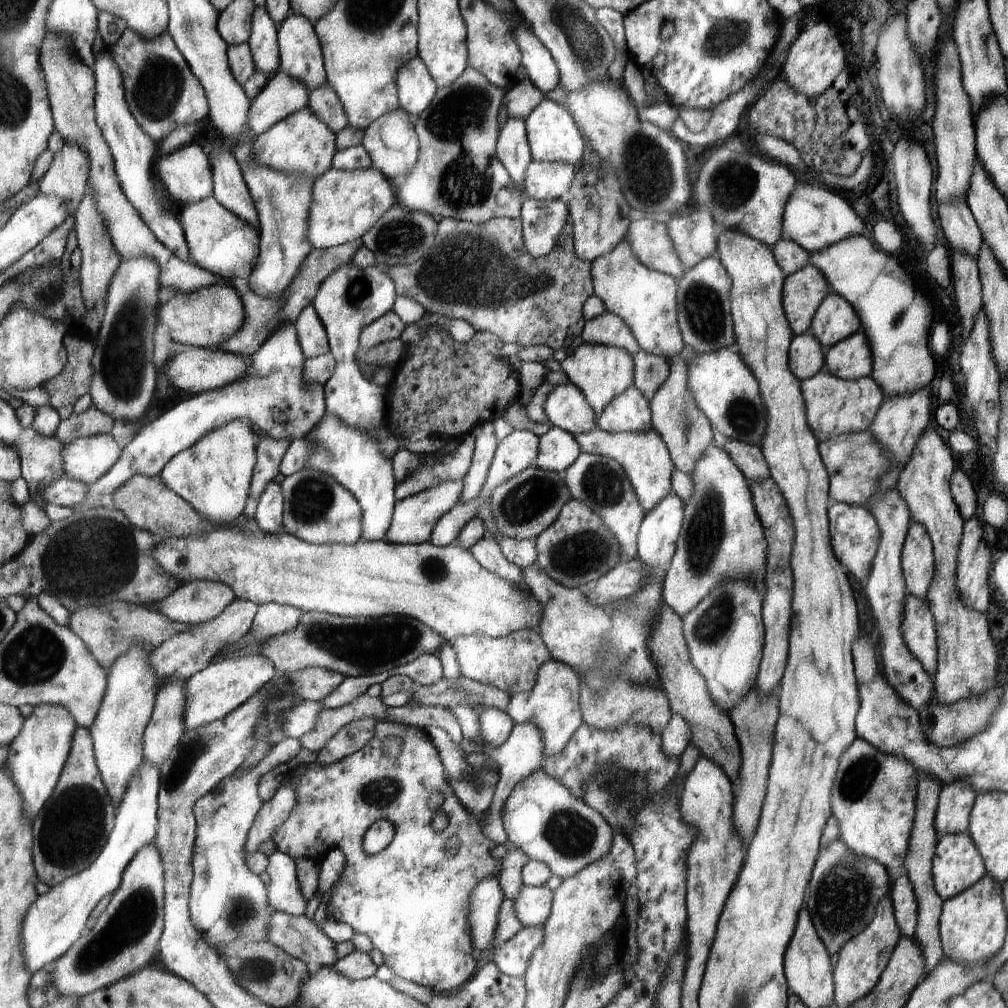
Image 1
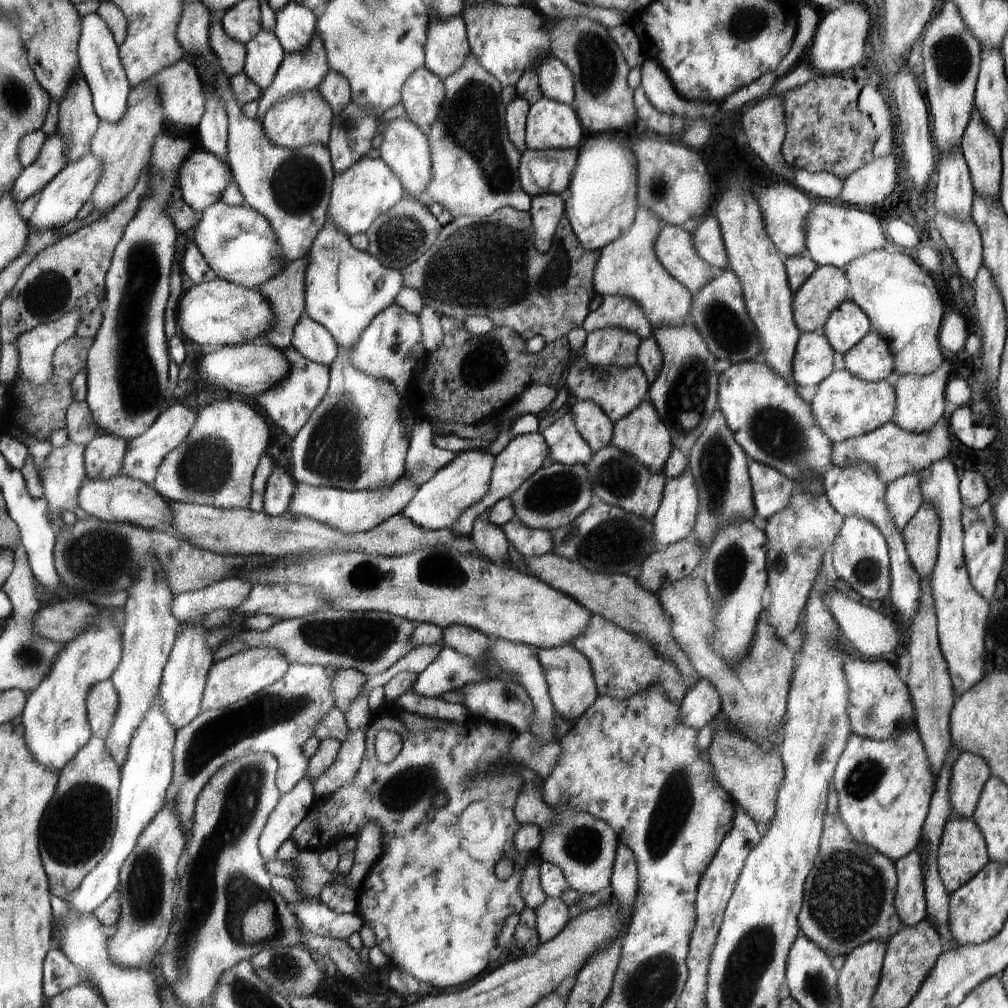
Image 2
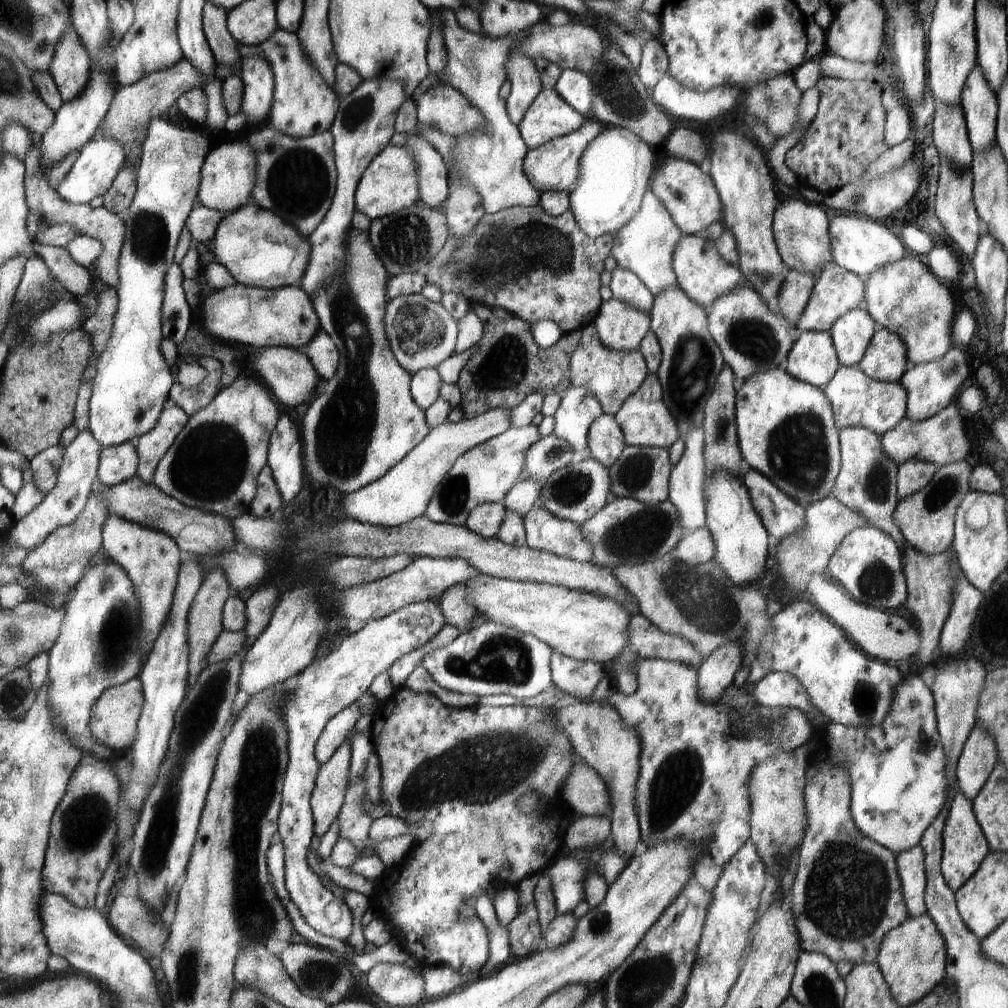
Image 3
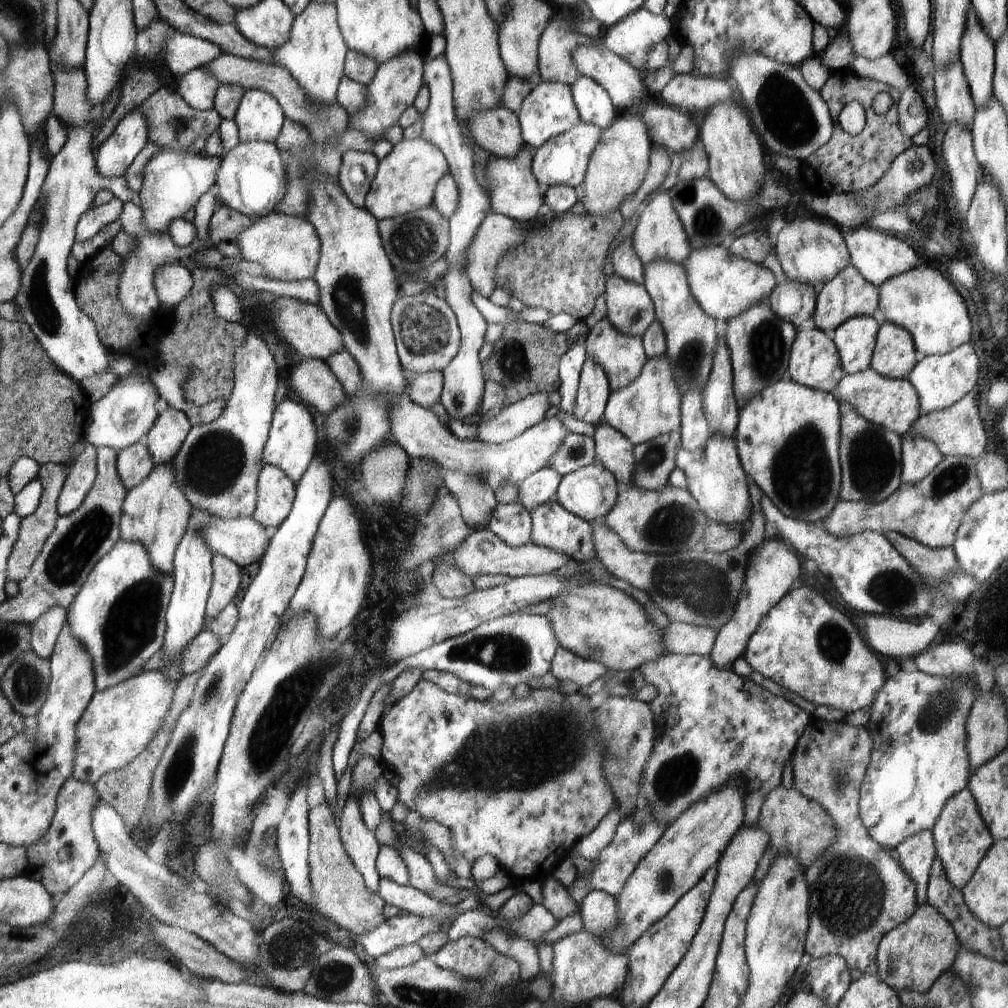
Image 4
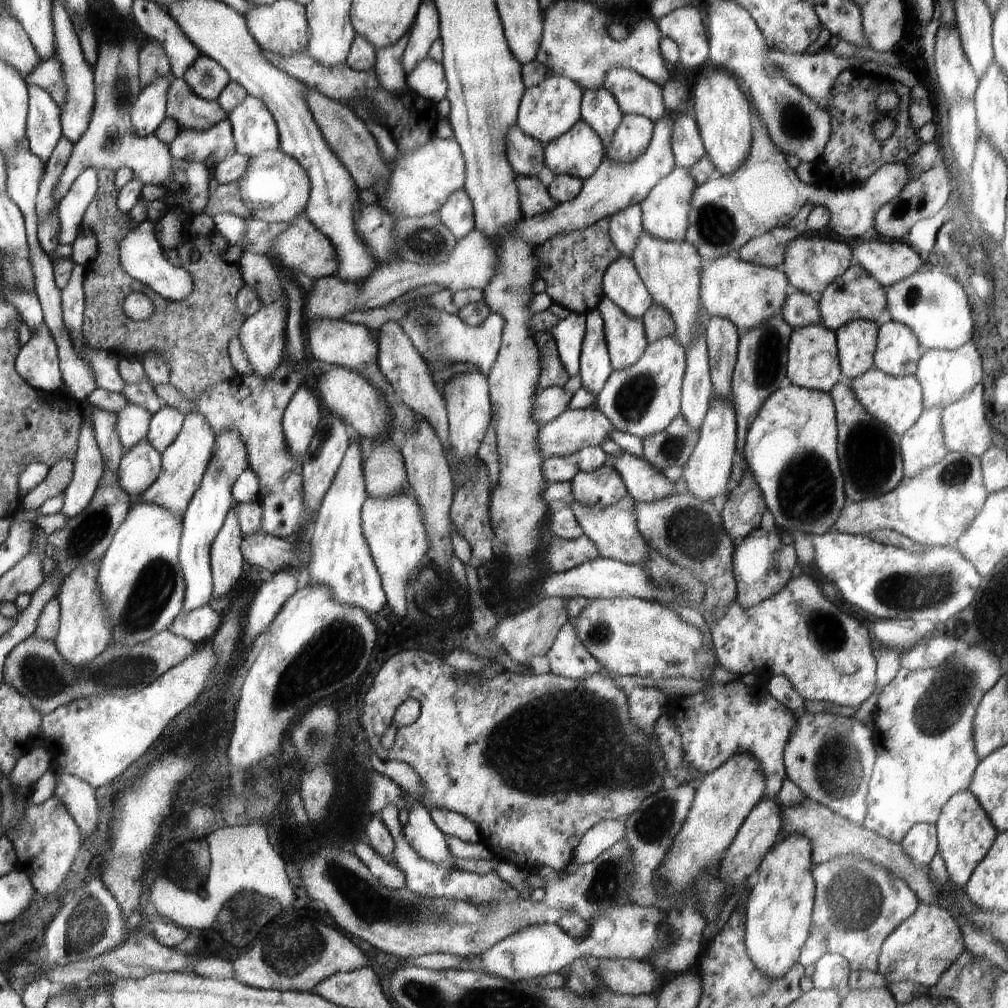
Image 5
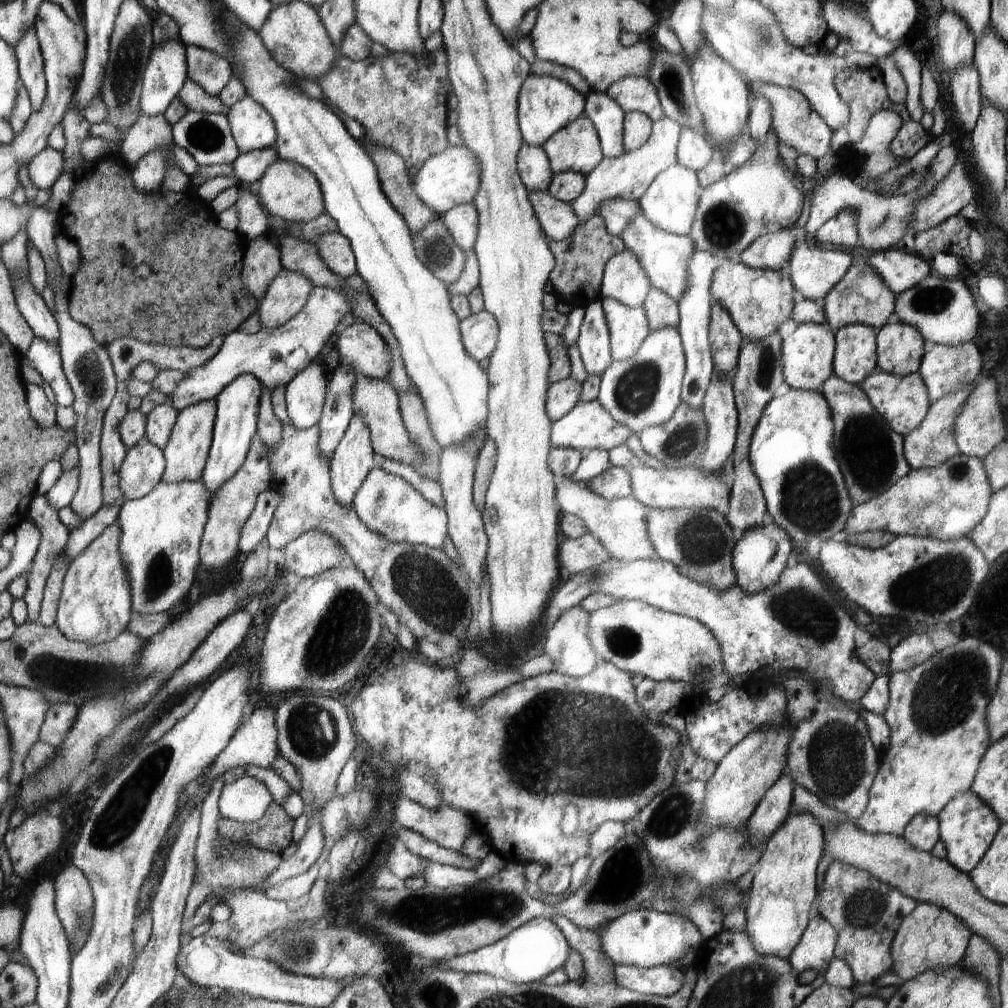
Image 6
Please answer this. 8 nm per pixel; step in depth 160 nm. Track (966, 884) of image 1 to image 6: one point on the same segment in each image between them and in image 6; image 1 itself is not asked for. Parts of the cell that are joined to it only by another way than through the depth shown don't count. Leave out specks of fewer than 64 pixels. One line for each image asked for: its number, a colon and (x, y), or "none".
2: (963, 852)
3: (964, 845)
4: (962, 838)
5: (965, 832)
6: (967, 825)

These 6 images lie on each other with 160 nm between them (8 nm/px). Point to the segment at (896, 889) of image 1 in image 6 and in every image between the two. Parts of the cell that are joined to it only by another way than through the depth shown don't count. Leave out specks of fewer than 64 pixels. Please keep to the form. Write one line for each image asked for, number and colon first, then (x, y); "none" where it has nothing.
2: (910, 900)
3: (911, 863)
4: (917, 854)
5: (921, 844)
6: (922, 833)

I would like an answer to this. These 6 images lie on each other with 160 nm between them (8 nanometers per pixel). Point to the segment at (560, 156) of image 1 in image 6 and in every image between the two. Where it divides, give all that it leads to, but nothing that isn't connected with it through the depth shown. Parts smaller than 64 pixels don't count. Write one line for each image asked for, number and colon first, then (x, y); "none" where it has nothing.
2: (550, 124)
3: (549, 116)
4: (550, 109)
5: (550, 109)
6: (547, 105)

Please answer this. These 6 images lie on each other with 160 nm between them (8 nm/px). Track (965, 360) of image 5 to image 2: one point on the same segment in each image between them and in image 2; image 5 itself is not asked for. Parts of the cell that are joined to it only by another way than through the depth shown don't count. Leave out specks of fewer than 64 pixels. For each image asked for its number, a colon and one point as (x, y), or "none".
2: (920, 405)
3: (931, 386)
4: (942, 380)

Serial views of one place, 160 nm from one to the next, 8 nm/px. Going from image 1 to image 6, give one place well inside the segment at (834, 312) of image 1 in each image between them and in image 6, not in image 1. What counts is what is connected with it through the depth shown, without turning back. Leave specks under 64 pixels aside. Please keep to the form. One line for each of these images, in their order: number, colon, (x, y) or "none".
2: (848, 324)
3: (852, 333)
4: (855, 339)
5: (856, 341)
6: (855, 355)

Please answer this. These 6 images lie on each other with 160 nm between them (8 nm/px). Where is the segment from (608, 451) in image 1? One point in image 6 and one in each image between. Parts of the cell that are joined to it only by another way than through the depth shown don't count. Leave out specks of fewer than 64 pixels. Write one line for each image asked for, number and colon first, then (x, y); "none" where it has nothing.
2: (642, 434)
3: (646, 421)
4: (650, 406)
5: (644, 399)
6: (646, 391)

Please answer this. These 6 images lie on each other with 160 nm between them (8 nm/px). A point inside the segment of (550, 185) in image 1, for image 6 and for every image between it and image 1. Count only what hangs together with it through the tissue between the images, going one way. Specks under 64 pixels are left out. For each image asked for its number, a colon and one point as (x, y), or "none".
2: (542, 172)
3: (556, 165)
4: (563, 160)
5: (580, 152)
6: (577, 148)

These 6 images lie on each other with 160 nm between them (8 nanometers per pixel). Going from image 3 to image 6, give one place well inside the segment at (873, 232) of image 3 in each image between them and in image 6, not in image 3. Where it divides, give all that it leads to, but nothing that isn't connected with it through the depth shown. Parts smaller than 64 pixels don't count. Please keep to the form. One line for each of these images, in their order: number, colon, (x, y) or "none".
4: (880, 257)
5: (891, 263)
6: (902, 272)

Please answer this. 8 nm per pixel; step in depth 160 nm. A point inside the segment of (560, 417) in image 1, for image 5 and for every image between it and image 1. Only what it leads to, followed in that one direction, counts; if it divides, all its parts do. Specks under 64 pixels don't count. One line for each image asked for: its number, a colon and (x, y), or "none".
2: (597, 429)
3: (606, 443)
4: (615, 452)
5: (645, 483)

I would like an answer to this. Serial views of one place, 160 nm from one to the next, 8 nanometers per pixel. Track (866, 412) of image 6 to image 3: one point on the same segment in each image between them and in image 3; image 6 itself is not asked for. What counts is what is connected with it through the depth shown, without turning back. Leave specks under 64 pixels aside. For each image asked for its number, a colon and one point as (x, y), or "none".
3: (868, 483)
4: (871, 456)
5: (871, 459)

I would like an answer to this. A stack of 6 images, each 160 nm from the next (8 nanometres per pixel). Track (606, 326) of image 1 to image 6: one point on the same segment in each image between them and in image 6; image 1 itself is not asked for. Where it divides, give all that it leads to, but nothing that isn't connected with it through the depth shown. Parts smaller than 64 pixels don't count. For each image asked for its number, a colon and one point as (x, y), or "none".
2: (615, 310)
3: (625, 285)
4: (626, 263)
5: (626, 227)
6: (617, 212)

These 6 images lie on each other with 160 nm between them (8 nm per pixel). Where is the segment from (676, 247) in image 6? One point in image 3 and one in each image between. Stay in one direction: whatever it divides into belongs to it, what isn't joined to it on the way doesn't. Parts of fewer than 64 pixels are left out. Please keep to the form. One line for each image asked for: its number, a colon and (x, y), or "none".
3: (691, 360)
4: (692, 339)
5: (671, 270)

